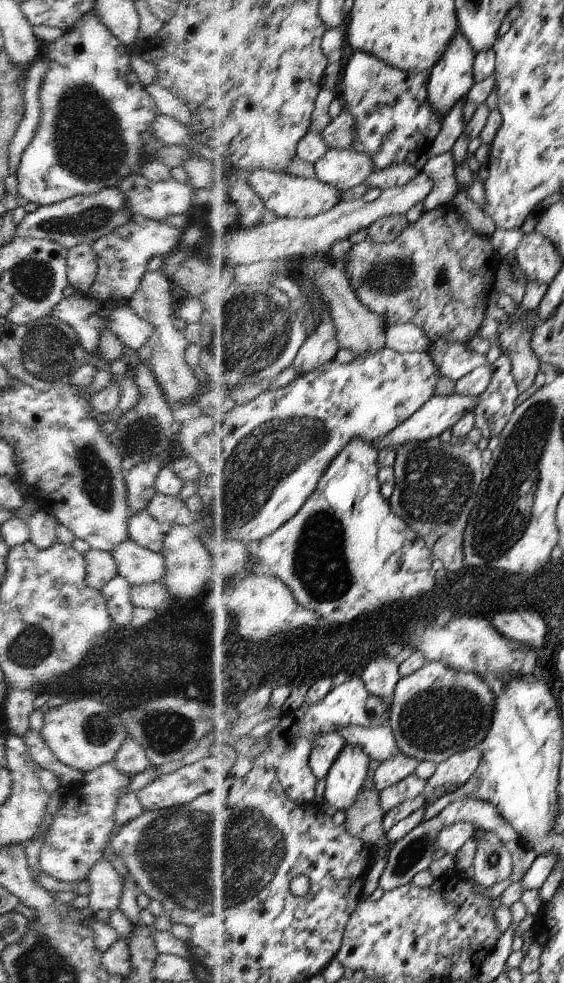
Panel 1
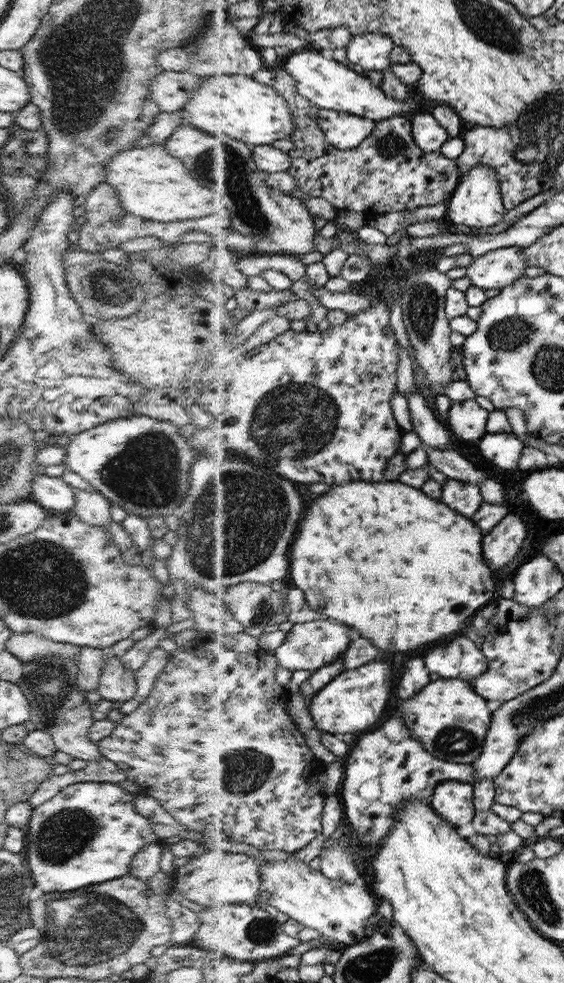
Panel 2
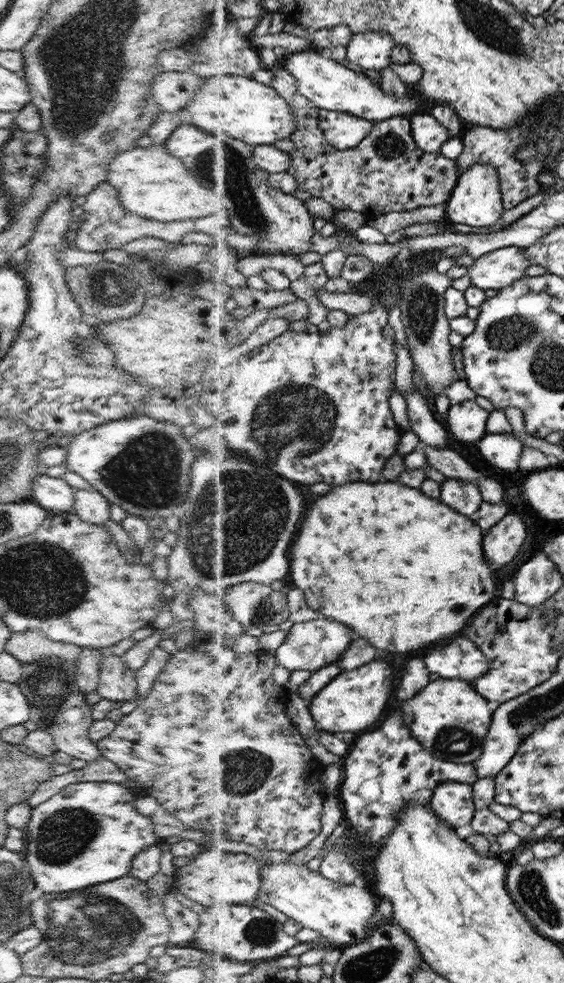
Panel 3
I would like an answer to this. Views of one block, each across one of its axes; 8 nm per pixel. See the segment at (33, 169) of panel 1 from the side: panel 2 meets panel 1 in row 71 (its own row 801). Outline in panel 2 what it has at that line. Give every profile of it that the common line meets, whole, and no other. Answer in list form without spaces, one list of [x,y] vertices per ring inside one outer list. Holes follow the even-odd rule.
[[[79,782],[66,786],[48,802],[33,808],[28,822],[30,835],[24,858],[35,886],[42,888],[50,898],[68,898],[62,894],[74,894],[74,890],[90,892],[90,884],[93,886],[94,883],[102,884],[130,872],[134,855],[146,843],[158,842],[150,820],[136,812],[134,797],[135,794],[128,793],[118,783]]]

